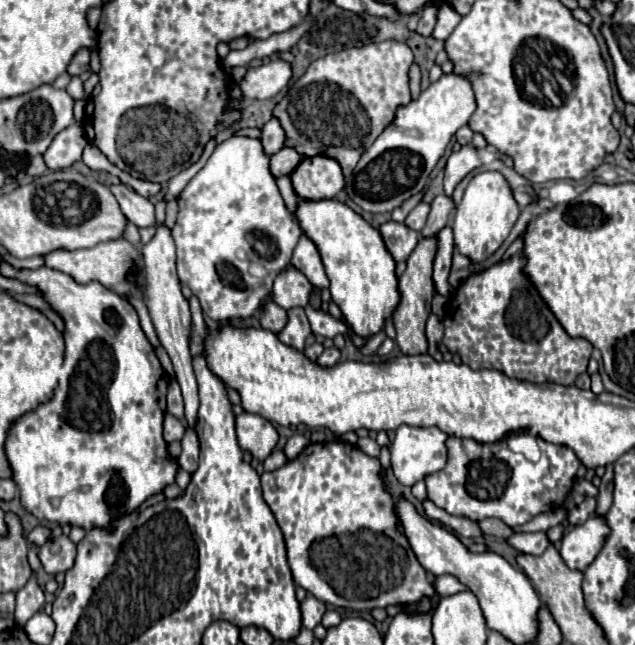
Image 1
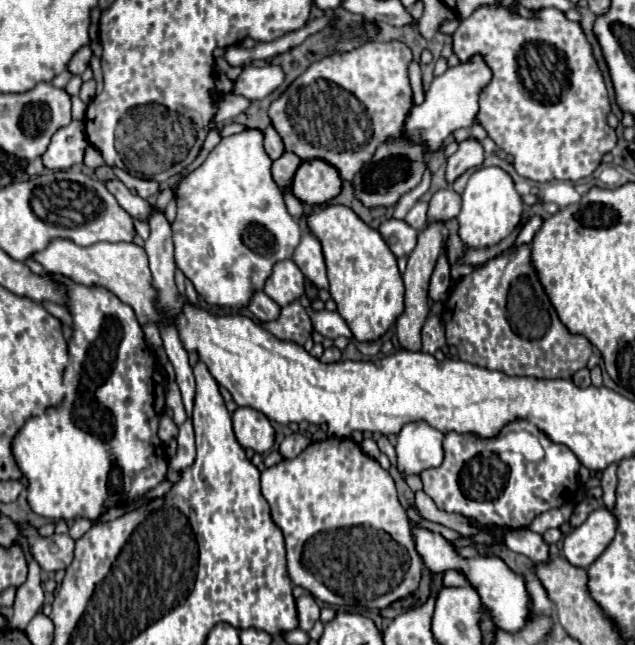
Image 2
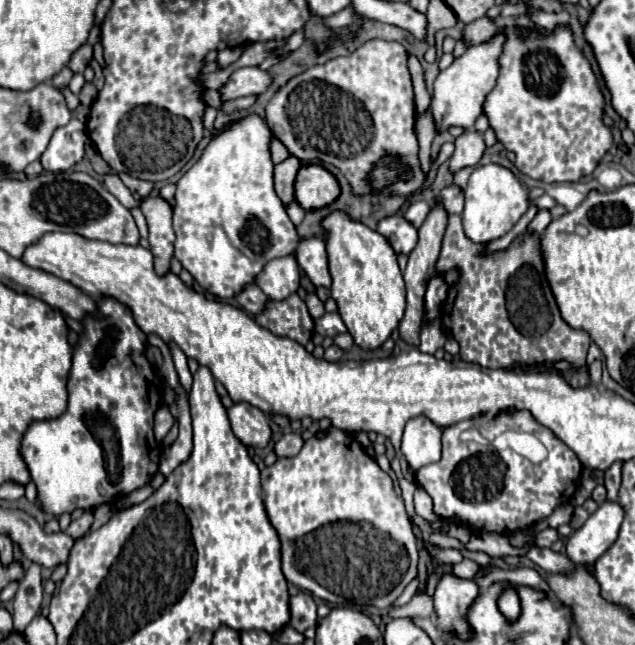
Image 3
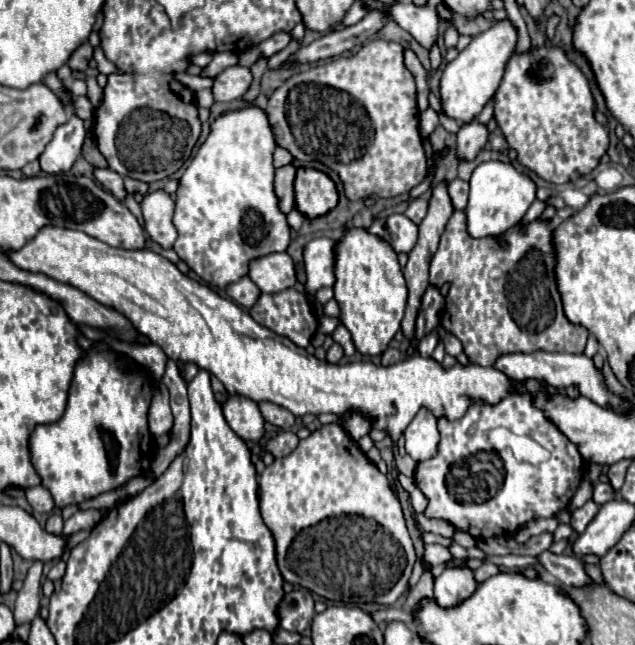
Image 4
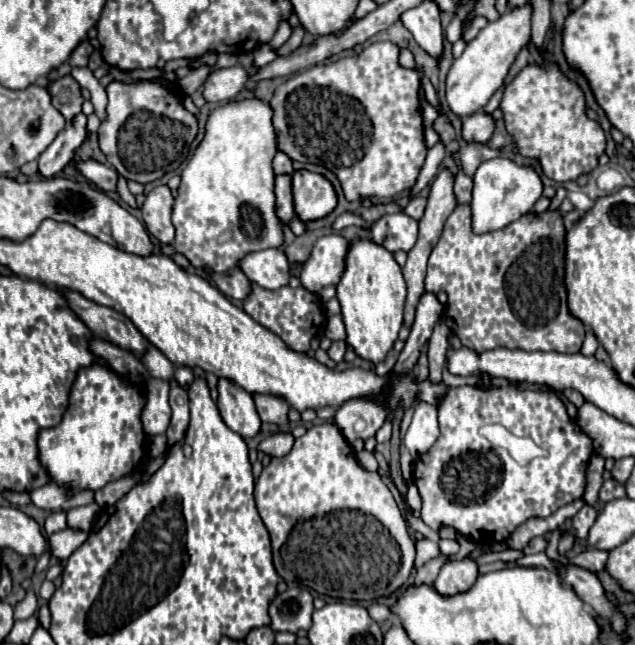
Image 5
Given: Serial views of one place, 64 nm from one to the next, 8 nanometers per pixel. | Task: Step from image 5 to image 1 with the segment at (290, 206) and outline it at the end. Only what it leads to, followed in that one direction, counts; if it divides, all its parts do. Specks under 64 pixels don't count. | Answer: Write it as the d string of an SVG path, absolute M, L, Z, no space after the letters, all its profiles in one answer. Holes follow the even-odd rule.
M280 148L276 156L270 156L270 172L272 176L282 176L282 174L292 174L292 170L300 164L302 156L294 148Z

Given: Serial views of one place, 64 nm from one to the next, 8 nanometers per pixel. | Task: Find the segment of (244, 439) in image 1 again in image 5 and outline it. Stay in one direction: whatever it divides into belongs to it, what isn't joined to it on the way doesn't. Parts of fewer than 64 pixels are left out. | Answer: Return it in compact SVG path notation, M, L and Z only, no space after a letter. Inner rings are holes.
M224 378L218 382L218 410L226 426L242 438L254 438L260 432L262 422L252 396Z

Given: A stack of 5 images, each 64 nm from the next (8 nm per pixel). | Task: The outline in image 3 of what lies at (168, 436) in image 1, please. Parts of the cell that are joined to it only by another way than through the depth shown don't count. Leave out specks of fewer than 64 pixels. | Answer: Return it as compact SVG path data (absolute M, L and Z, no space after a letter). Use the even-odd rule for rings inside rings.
M162 406L162 408L156 412L156 418L154 418L154 434L156 434L156 438L158 438L158 440L164 440L172 426L174 426L172 414L170 414L168 406Z

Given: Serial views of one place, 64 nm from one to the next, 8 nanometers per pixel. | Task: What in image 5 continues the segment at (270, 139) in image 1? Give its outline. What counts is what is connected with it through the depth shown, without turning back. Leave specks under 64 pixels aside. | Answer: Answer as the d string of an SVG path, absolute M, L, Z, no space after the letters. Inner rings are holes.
M276 152L276 156L274 156L274 172L276 174L292 174L294 172L294 168L292 168L292 160L290 160L290 156L288 154L284 154L284 152Z

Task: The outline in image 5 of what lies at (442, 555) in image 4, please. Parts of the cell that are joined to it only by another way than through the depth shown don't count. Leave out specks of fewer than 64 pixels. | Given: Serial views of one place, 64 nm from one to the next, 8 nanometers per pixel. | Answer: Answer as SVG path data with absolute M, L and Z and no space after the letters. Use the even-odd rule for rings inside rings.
M420 540L416 542L416 570L426 564L428 560L434 560L440 556L440 548L438 548L438 542L432 542L432 540Z

